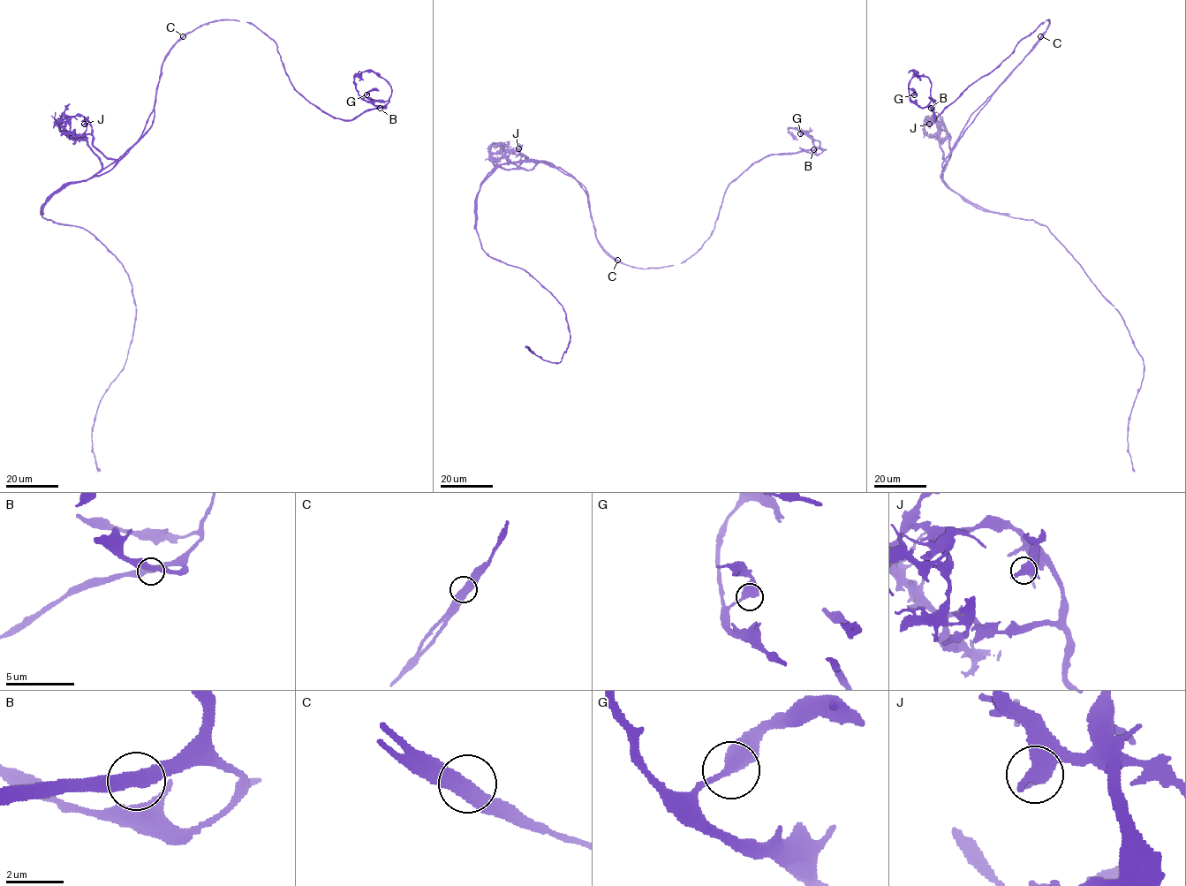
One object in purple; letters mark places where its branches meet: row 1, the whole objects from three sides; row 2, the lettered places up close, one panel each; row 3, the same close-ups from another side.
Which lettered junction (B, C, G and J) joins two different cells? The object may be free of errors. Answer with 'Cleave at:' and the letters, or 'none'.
Cleave at: C

